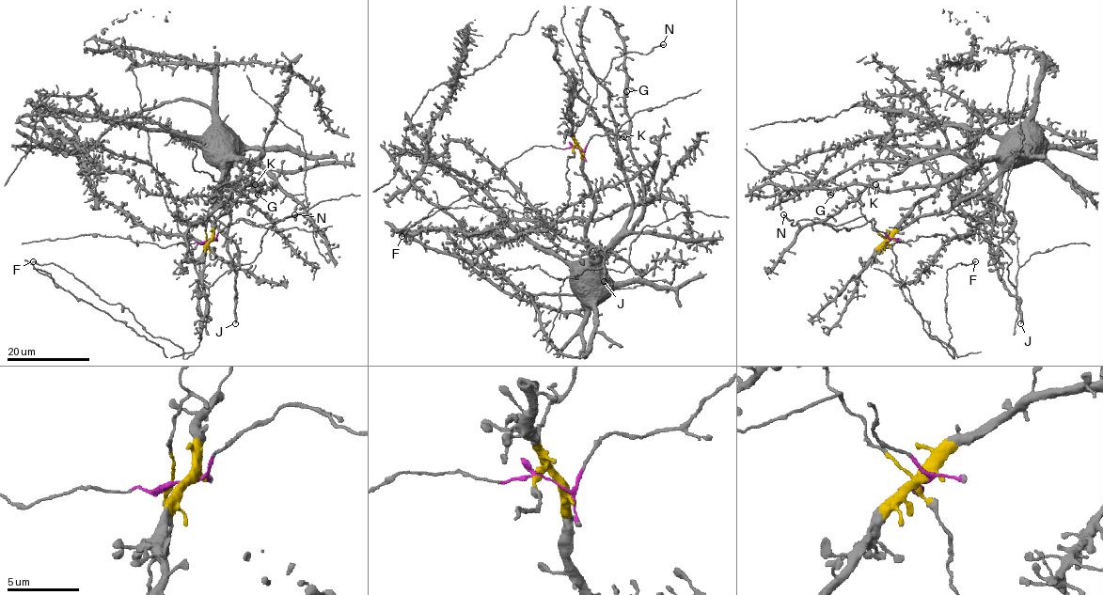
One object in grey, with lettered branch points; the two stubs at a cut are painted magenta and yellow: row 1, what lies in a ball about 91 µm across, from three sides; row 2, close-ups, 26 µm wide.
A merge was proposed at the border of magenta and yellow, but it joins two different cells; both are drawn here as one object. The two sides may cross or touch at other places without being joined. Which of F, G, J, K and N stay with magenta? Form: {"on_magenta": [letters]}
{"on_magenta": []}

